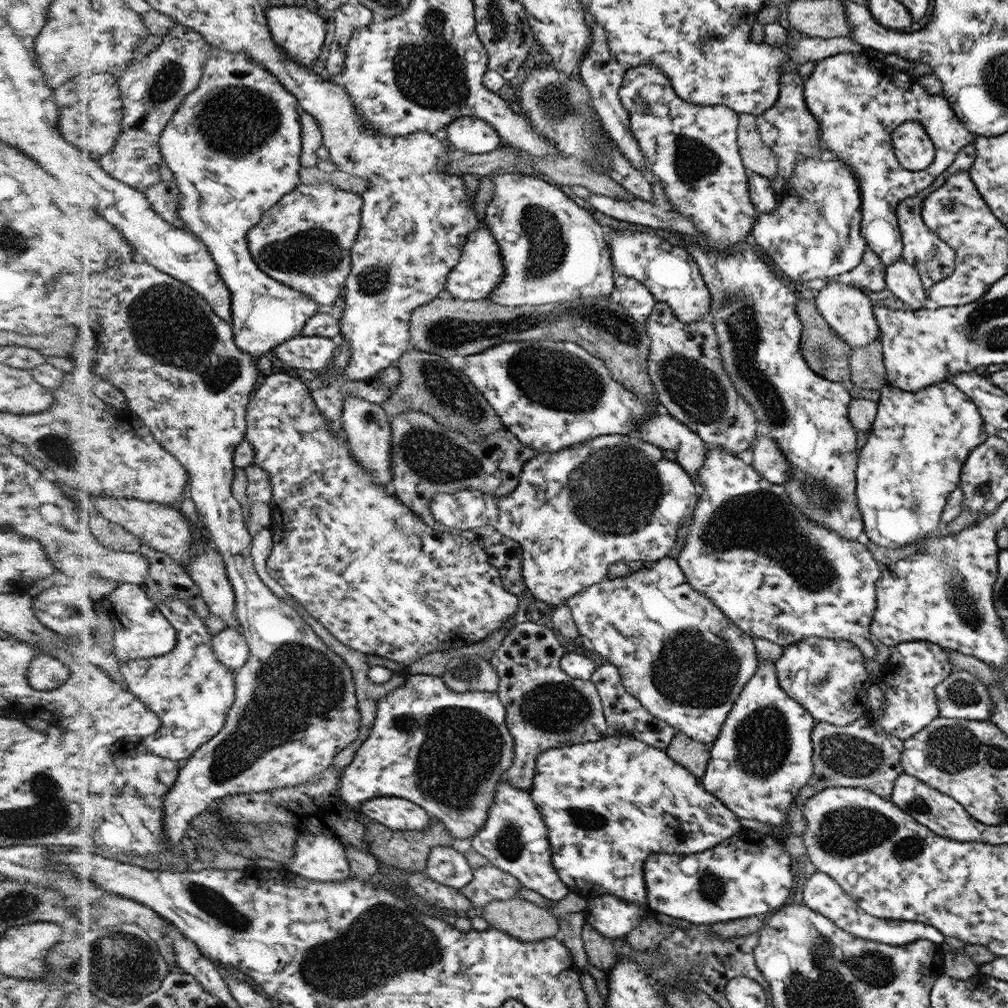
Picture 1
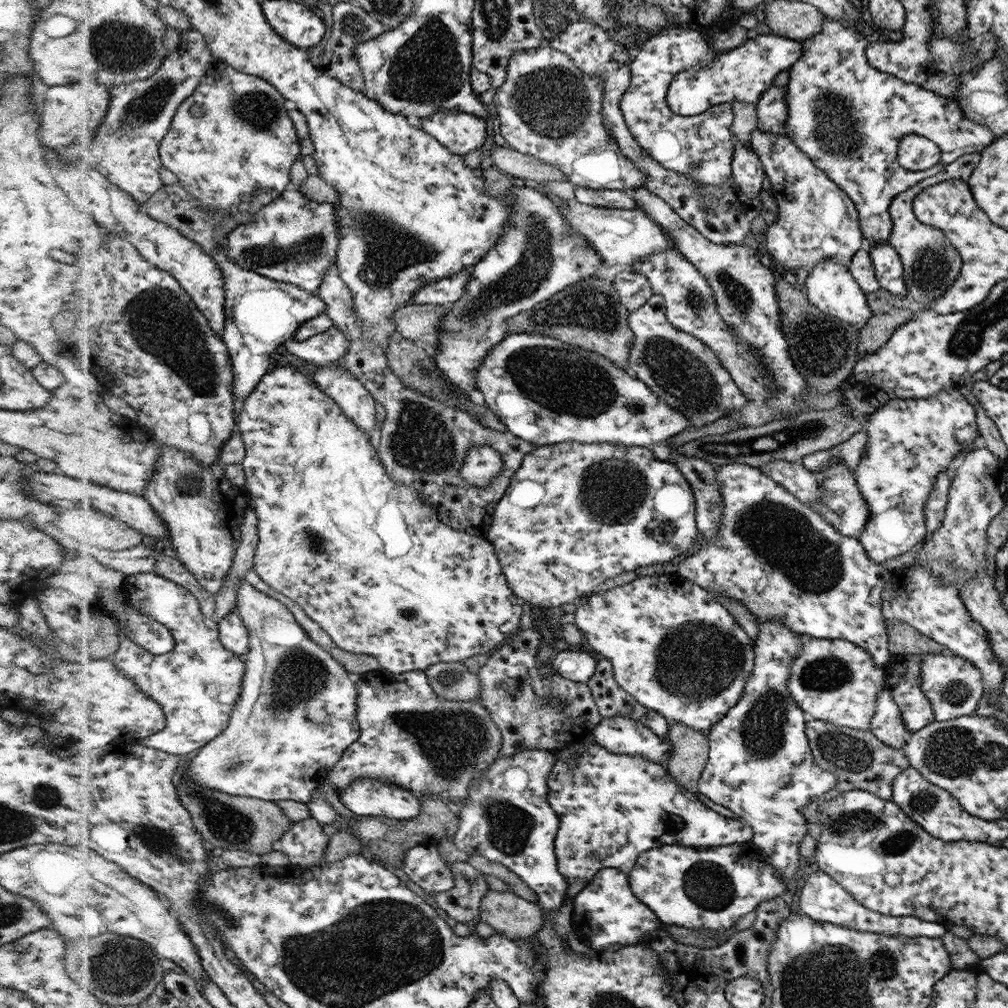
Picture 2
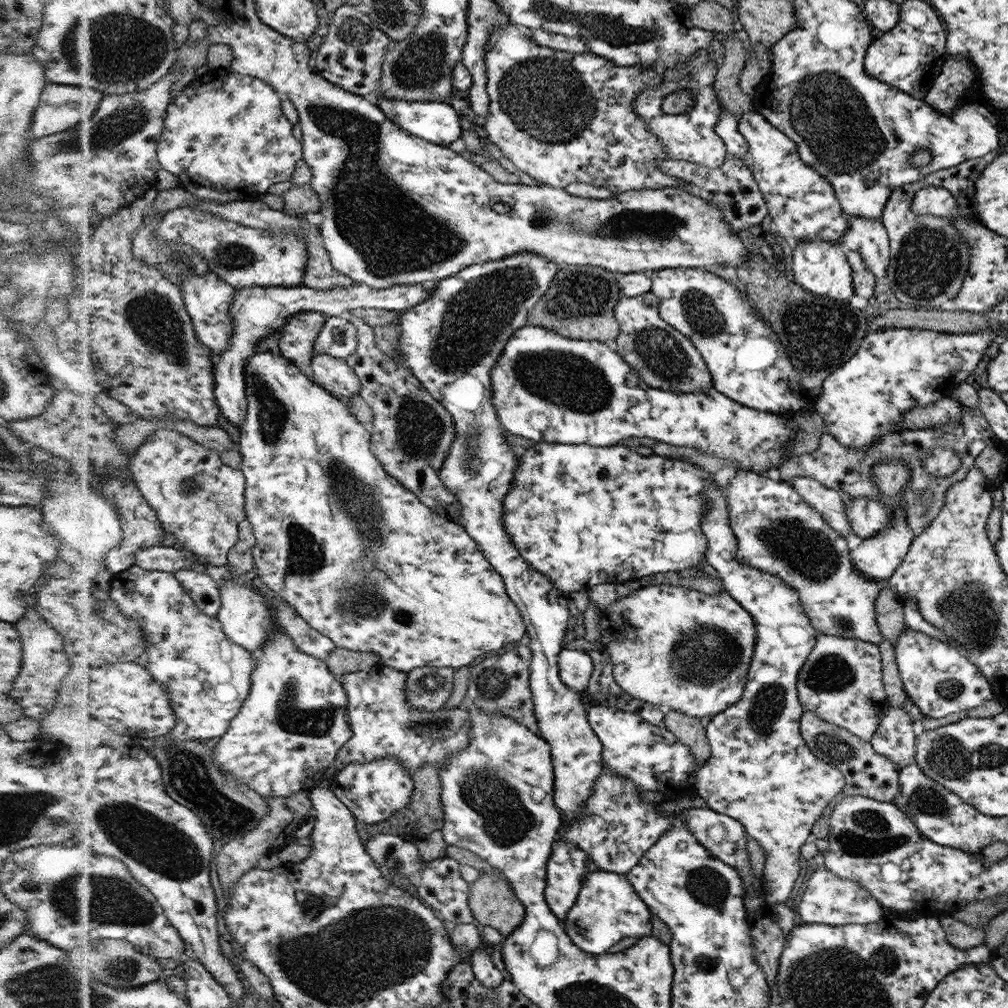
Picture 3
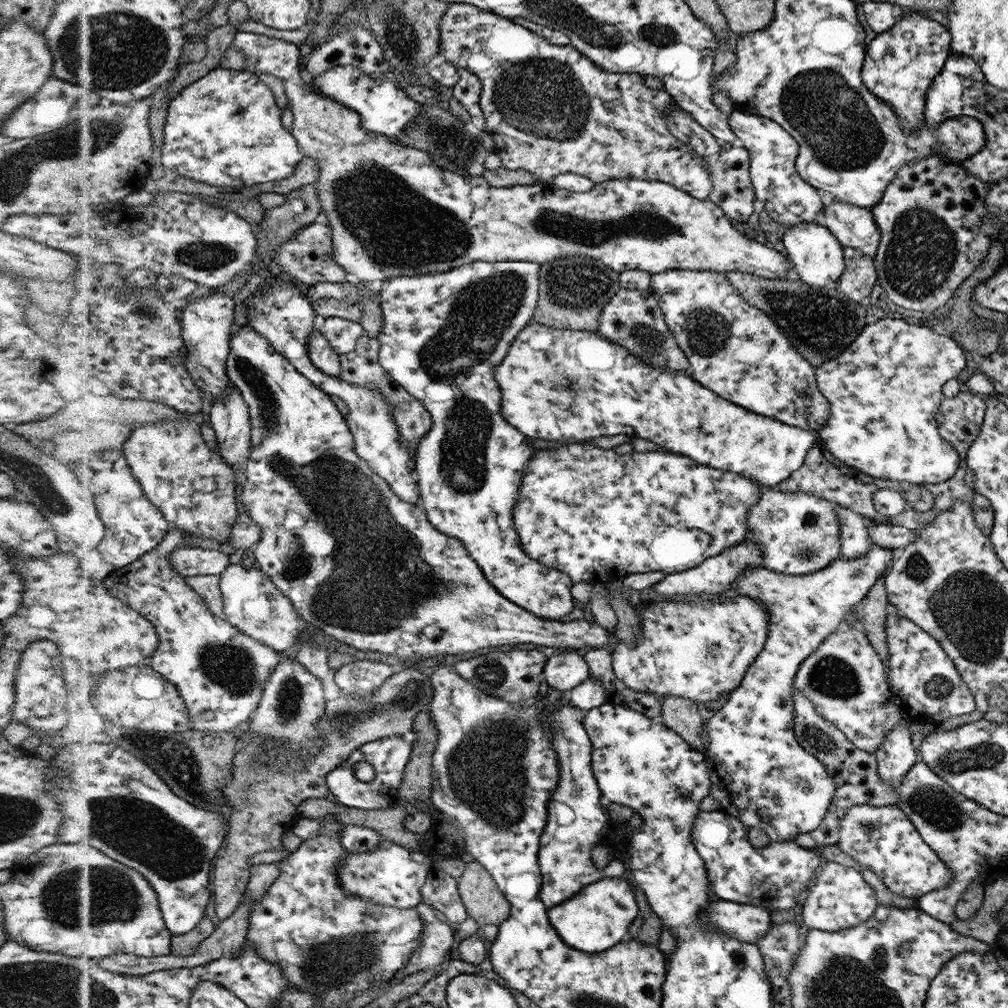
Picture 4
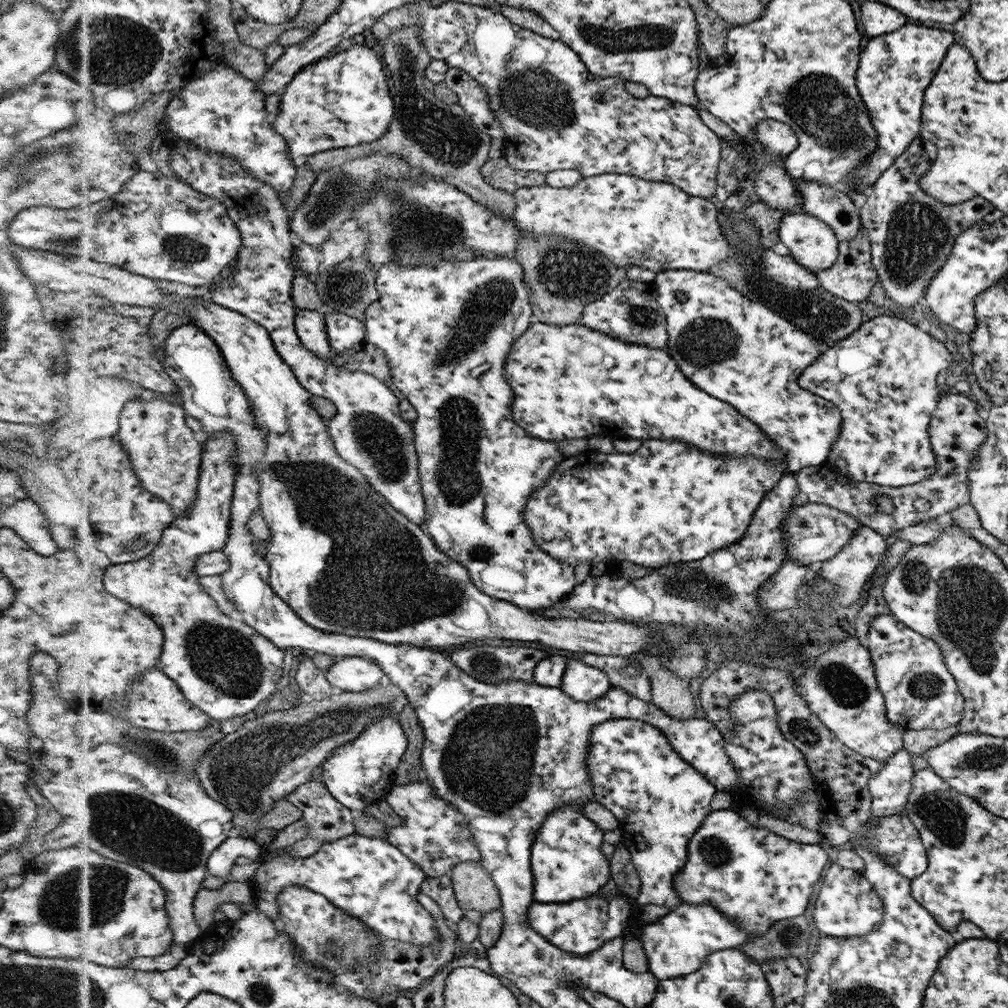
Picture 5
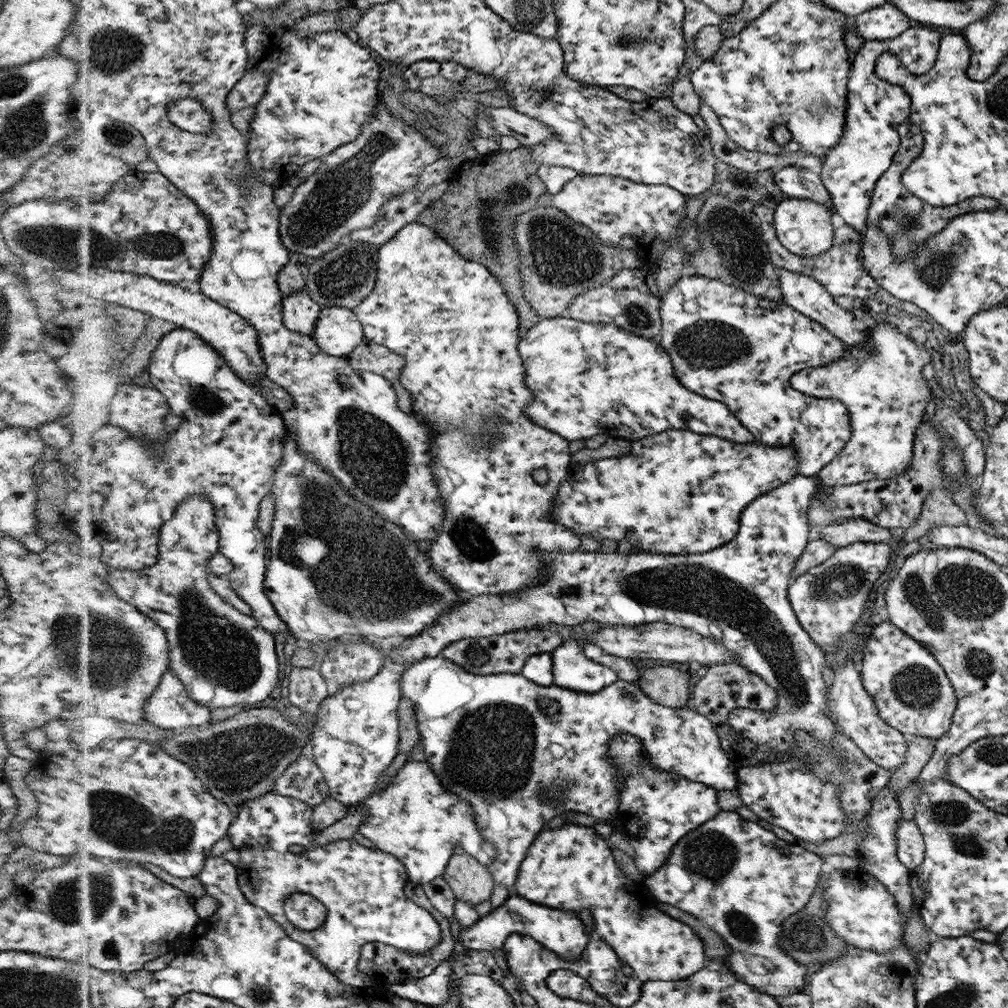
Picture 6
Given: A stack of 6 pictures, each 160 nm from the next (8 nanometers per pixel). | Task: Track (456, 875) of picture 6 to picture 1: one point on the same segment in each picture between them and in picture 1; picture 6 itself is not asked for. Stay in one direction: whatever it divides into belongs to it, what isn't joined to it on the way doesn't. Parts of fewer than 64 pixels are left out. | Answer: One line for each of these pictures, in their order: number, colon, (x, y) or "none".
1: (525, 920)
2: (511, 915)
3: (493, 903)
4: (484, 901)
5: (475, 889)

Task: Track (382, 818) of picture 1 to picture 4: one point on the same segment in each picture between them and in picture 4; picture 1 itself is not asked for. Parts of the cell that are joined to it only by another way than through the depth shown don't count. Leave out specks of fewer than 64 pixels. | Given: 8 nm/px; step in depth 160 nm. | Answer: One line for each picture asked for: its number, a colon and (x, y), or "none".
2: (366, 797)
3: (375, 790)
4: (389, 756)

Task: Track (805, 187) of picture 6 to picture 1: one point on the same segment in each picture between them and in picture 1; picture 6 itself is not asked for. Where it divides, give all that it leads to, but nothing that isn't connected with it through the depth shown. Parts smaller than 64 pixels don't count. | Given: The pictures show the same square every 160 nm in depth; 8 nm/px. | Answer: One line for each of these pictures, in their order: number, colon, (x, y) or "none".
1: (903, 280)
2: (888, 267)
3: (870, 238)
4: (855, 227)
5: (837, 209)

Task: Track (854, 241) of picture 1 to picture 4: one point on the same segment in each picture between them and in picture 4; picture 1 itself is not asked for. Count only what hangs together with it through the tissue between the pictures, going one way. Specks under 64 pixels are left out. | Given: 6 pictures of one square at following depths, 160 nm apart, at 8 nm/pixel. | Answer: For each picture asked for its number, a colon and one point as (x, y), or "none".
2: (817, 221)
3: (802, 204)
4: (788, 198)

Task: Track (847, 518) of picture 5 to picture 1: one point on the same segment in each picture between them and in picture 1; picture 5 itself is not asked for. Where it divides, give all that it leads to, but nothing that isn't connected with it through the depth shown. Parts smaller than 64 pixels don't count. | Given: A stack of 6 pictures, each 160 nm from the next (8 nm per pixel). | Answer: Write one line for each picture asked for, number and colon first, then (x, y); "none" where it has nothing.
1: (779, 575)
2: (781, 559)
3: (778, 533)
4: (798, 533)

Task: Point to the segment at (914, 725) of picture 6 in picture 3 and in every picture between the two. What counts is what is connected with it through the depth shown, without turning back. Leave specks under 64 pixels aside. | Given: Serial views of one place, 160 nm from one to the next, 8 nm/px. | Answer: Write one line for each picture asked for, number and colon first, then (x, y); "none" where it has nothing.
3: (940, 678)
4: (926, 687)
5: (921, 693)

